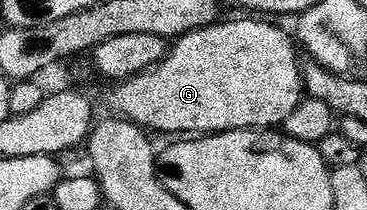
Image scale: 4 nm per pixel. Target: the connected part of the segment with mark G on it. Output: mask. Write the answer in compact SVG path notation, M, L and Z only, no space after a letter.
M242 16L239 22L219 20L203 30L181 35L164 60L141 74L119 81L113 87L114 95L110 98L114 105L113 113L135 122L147 132L159 130L162 134L174 134L170 136L205 136L223 134L229 130L261 132L267 128L281 127L304 97L303 63L298 62L299 47L295 39L291 35L290 39L280 27L270 22L273 21Z

